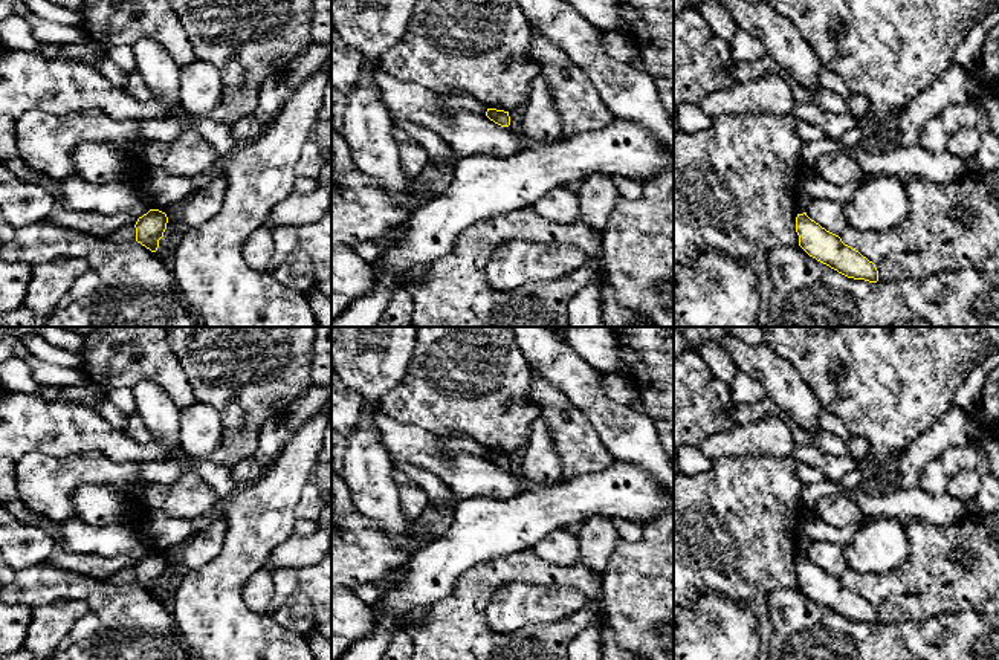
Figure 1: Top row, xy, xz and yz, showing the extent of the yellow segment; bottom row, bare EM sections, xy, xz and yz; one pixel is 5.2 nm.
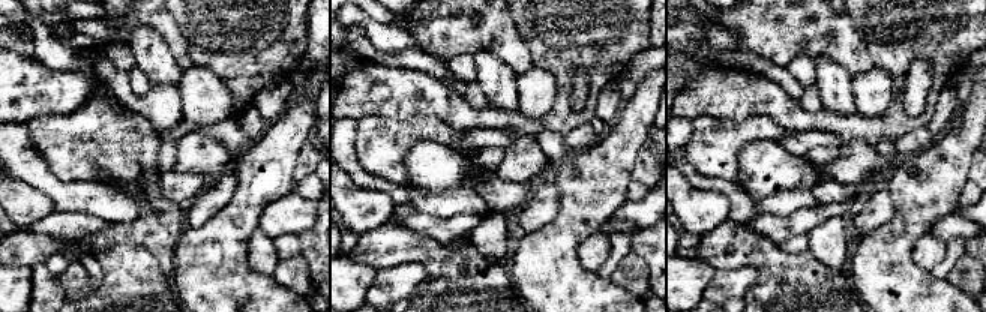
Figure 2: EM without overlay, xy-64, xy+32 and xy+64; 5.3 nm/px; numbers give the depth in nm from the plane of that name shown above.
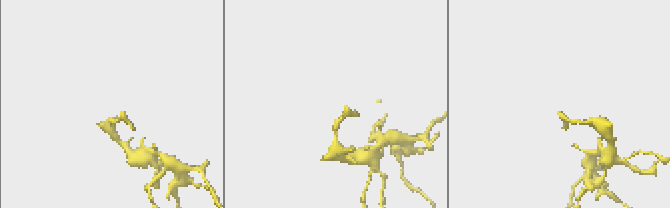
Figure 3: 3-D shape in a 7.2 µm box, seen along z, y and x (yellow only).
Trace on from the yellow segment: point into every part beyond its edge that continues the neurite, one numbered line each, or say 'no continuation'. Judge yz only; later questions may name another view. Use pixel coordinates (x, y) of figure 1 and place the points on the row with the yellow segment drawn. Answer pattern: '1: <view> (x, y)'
no continuation

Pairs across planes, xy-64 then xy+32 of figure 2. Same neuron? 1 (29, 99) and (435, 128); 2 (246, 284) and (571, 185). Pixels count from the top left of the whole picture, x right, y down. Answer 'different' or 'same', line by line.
1: different
2: same

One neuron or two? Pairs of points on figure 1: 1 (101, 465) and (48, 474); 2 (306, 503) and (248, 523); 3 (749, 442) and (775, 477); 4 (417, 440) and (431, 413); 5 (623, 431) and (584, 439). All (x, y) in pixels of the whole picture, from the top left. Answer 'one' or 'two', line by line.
1: one
2: two
3: two
4: two
5: two

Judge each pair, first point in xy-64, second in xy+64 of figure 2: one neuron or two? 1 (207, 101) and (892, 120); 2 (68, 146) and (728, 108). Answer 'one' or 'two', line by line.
1: two
2: two

